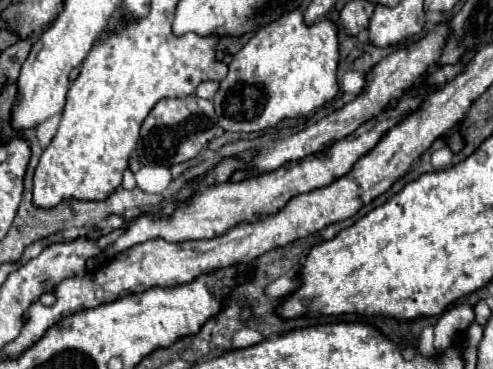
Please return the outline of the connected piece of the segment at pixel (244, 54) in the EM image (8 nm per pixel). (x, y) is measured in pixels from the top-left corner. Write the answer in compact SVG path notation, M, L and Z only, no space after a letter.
M295 8L289 16L281 16L273 24L257 30L257 34L233 56L229 74L219 82L219 90L213 98L223 130L265 130L283 118L309 114L339 92L337 26L331 20L321 20L307 26L303 12L305 8Z

